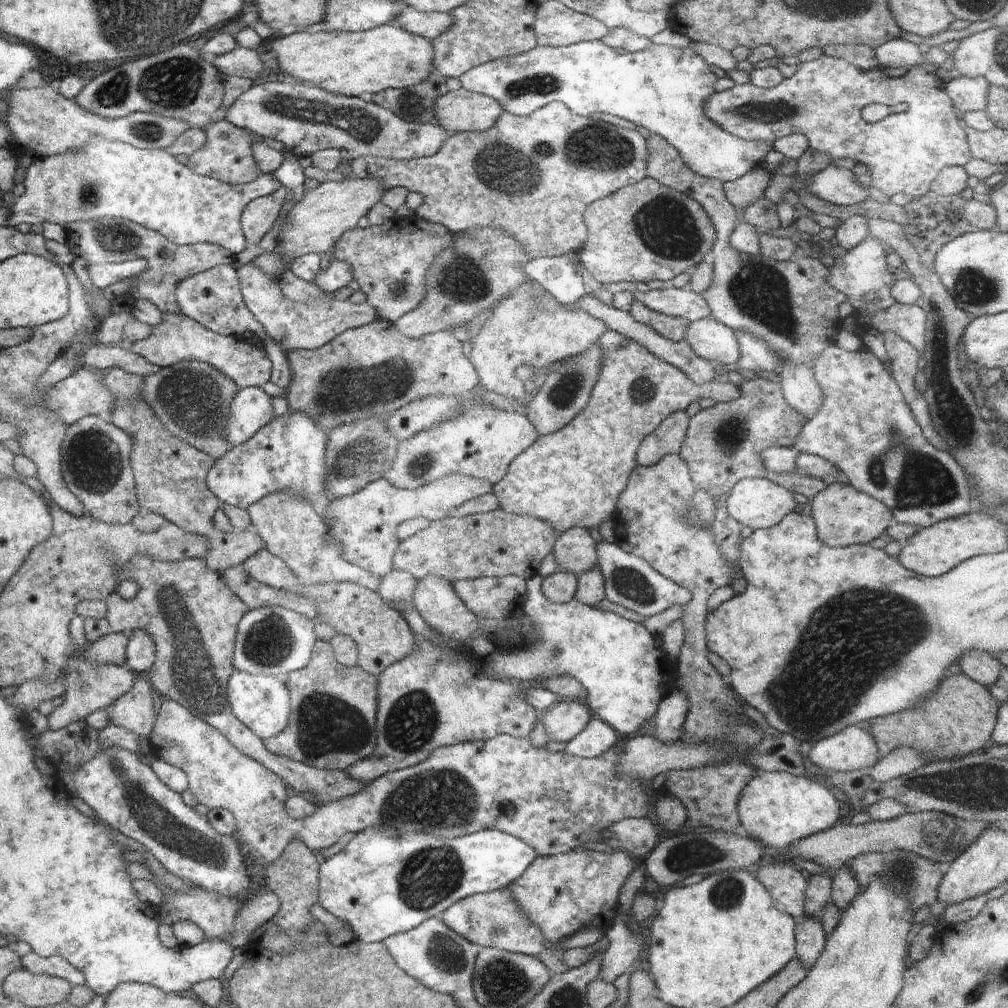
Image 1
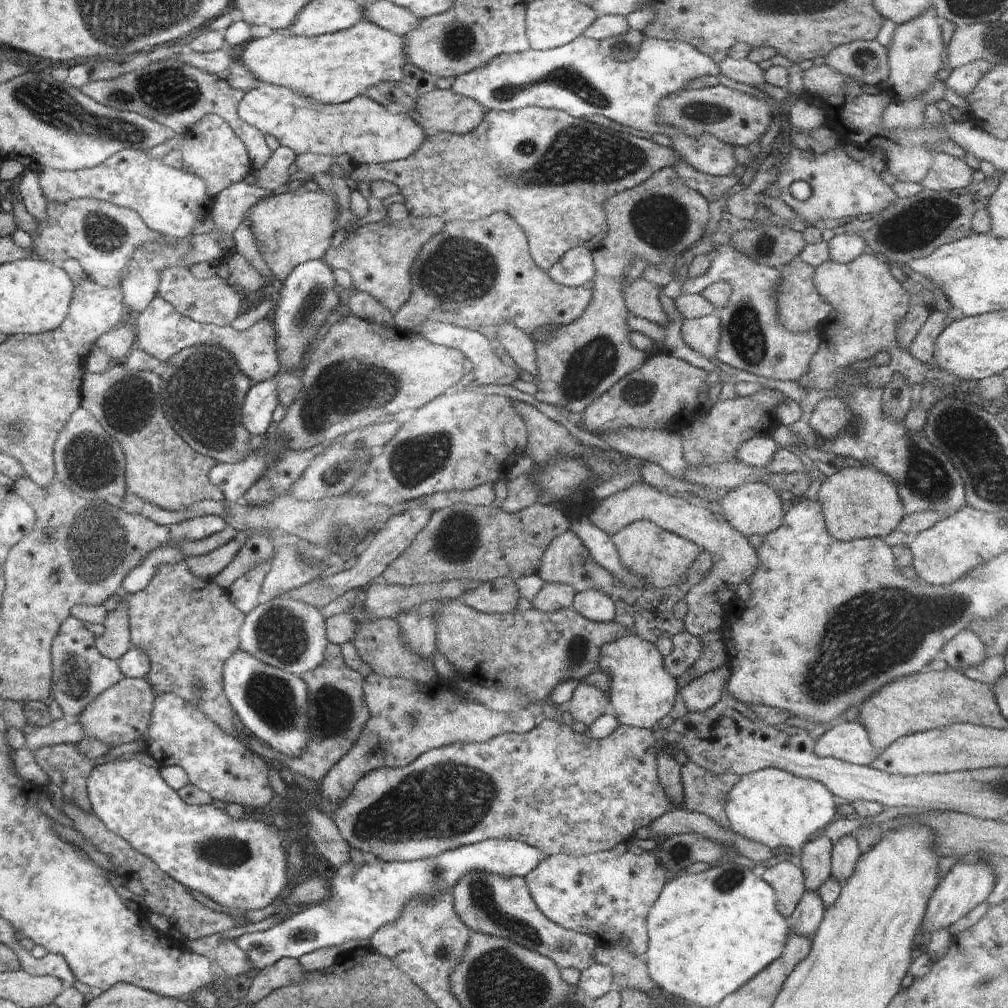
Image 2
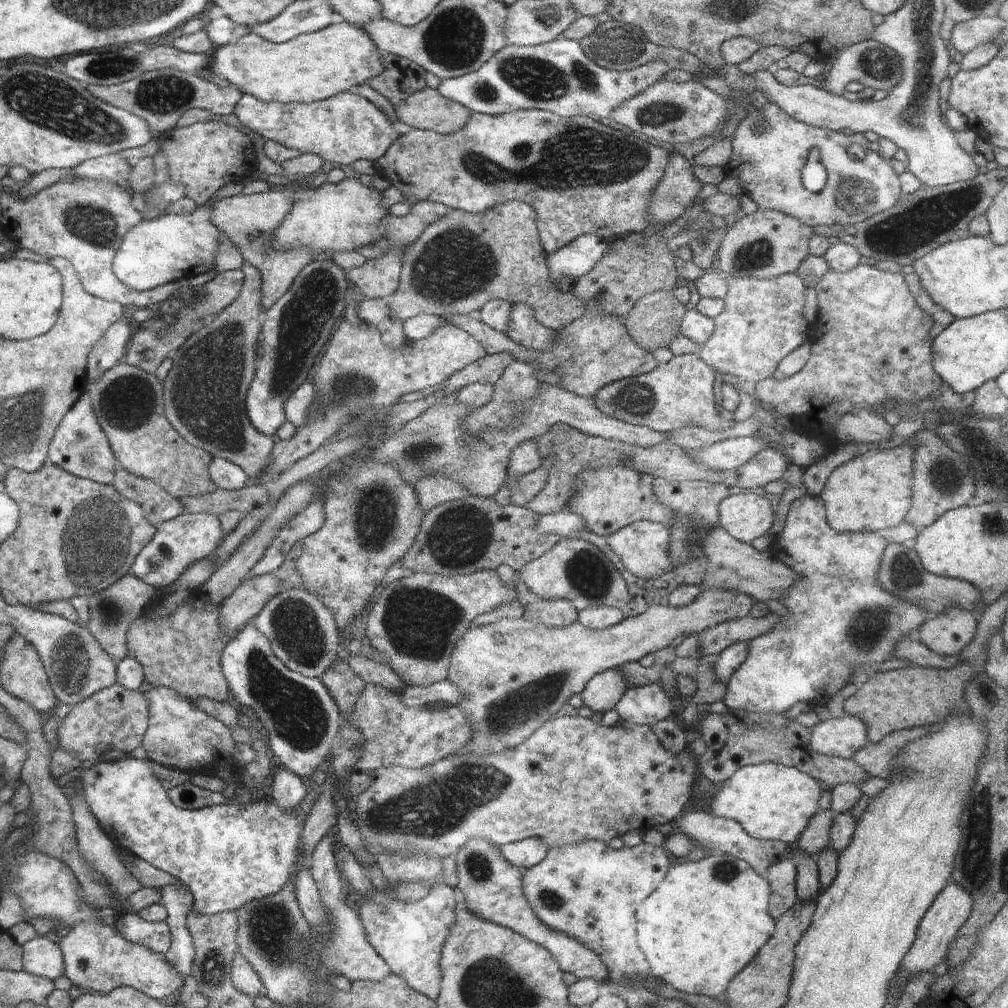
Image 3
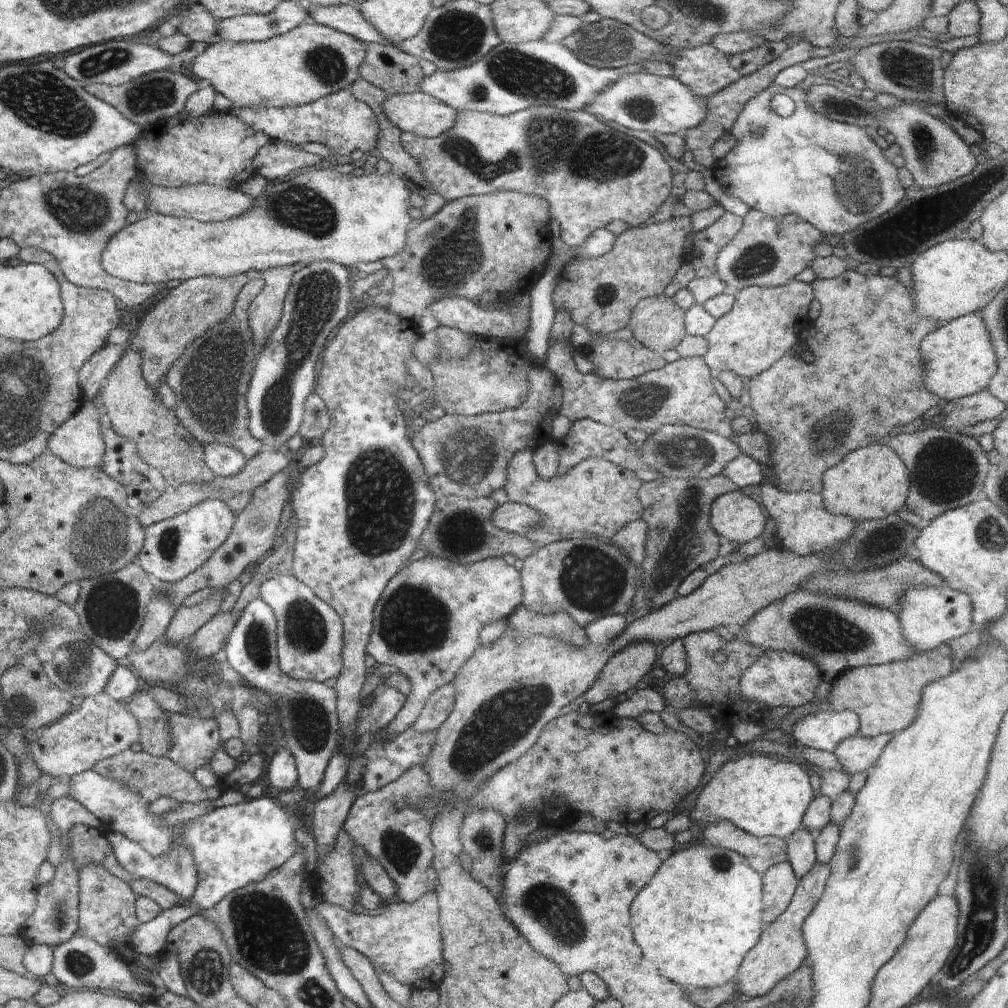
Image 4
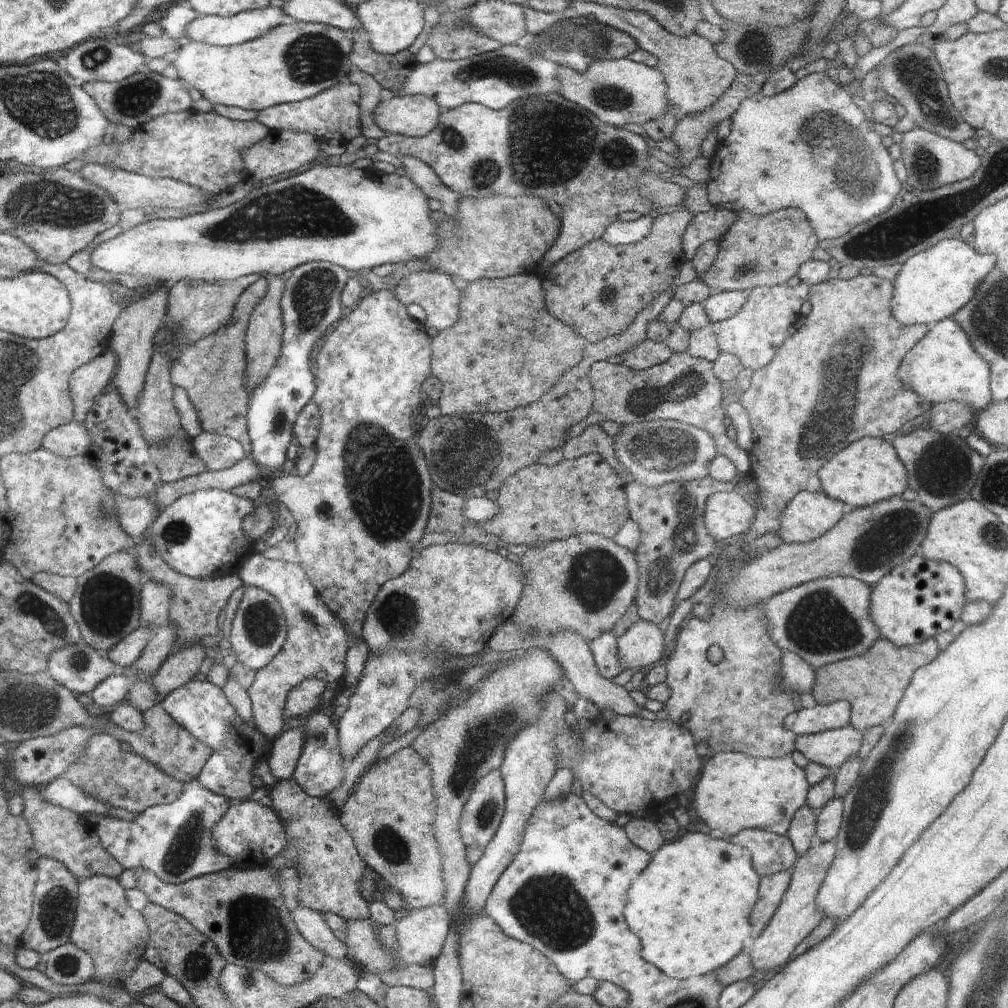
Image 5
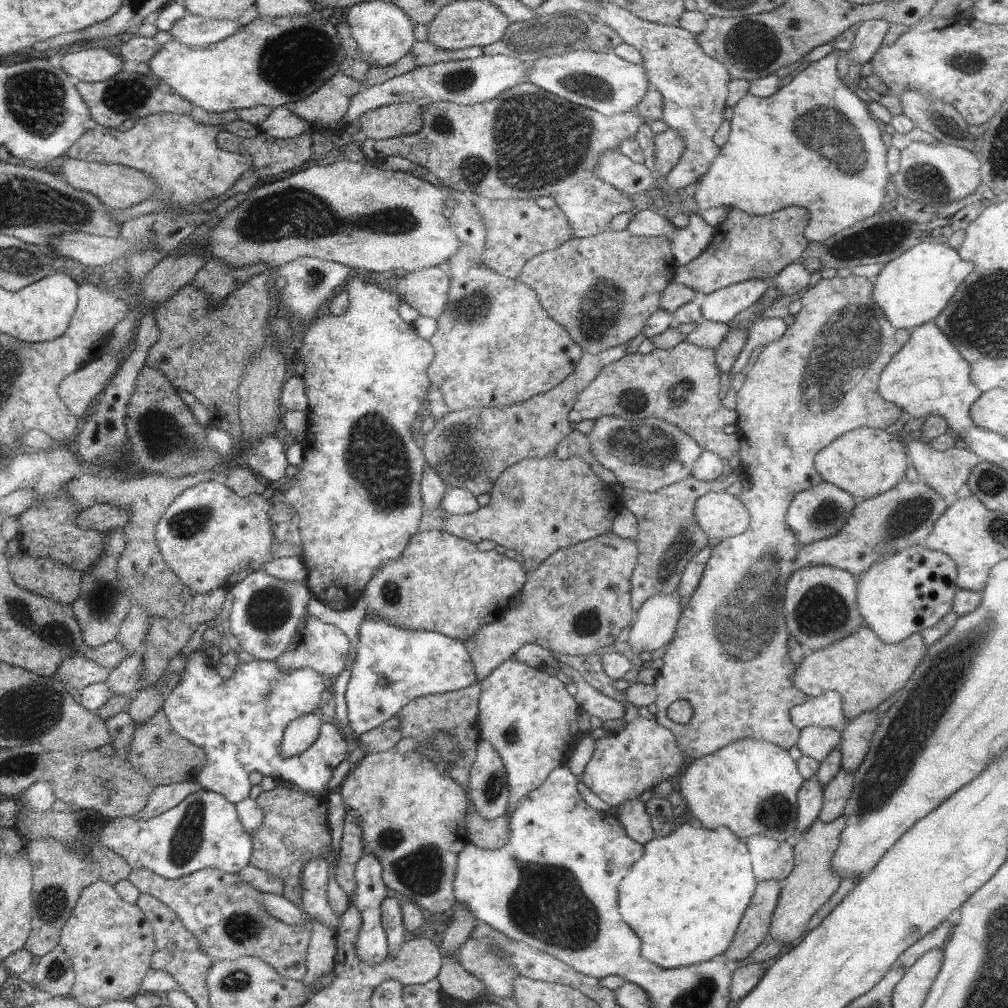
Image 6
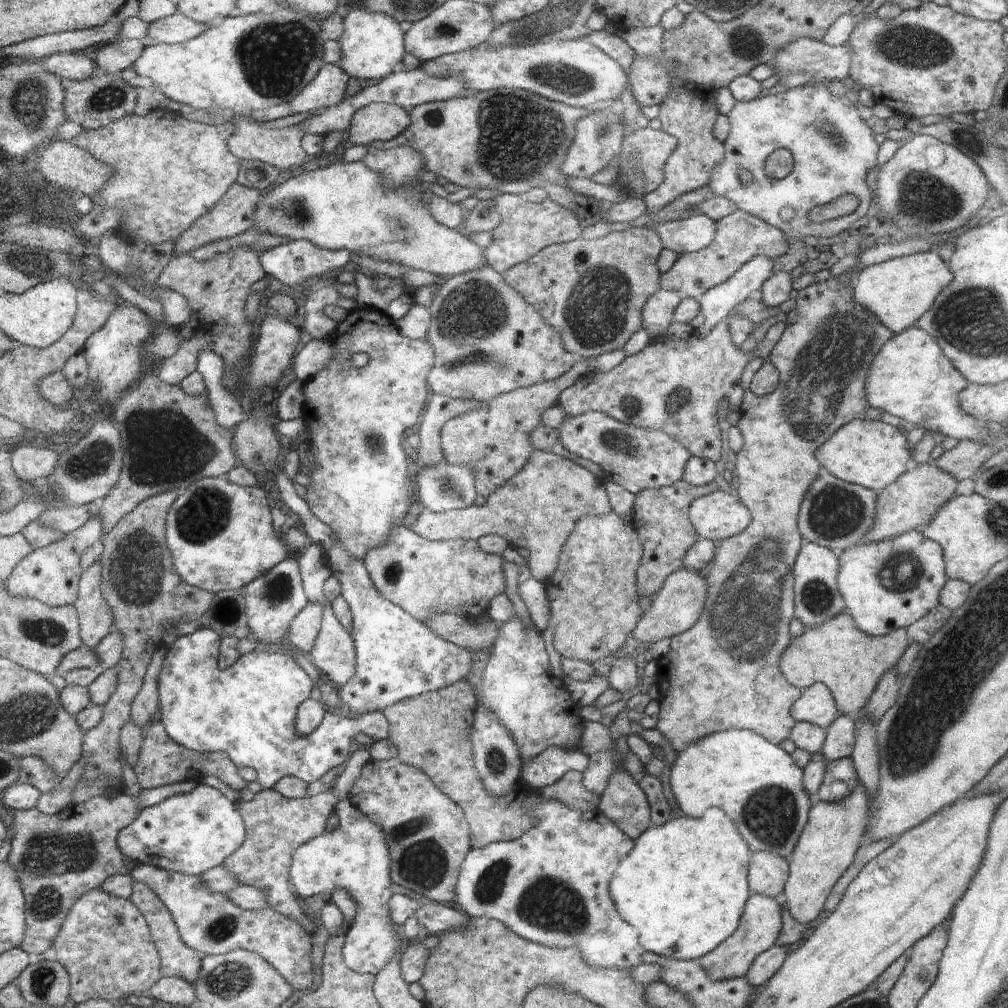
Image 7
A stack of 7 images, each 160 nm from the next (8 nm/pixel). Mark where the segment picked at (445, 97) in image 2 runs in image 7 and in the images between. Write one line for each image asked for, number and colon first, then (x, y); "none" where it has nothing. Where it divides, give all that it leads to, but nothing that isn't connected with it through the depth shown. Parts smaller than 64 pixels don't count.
3: (428, 110)
4: (424, 115)
5: (415, 116)
6: (393, 120)
7: (378, 121)

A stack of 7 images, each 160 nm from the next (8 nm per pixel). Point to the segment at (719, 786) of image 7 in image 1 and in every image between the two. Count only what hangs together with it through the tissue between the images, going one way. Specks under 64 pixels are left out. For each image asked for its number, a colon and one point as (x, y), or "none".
1: (777, 808)
2: (774, 807)
3: (772, 802)
4: (764, 794)
5: (734, 792)
6: (751, 786)

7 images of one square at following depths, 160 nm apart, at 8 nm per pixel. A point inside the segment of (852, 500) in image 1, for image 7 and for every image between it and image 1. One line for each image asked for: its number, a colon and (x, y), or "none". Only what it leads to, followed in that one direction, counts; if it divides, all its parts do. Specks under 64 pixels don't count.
2: (859, 502)
3: (873, 492)
4: (871, 482)
5: (868, 470)
6: (864, 462)
7: (870, 453)

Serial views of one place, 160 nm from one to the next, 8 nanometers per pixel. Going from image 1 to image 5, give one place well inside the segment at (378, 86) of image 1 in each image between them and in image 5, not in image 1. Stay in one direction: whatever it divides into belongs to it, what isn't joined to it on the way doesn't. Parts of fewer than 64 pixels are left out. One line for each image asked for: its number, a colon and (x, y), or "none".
2: (332, 68)
3: (317, 66)
4: (311, 61)
5: (292, 62)

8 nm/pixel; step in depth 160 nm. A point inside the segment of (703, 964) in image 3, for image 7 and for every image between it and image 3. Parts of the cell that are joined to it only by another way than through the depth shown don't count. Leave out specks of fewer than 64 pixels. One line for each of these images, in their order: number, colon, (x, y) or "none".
4: (696, 919)
5: (690, 907)
6: (685, 899)
7: (650, 888)

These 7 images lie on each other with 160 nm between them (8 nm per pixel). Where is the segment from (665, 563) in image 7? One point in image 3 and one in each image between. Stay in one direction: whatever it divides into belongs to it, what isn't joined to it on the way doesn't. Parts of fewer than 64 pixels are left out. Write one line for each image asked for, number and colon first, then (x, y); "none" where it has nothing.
3: (696, 503)
4: (680, 539)
5: (670, 517)
6: (668, 536)

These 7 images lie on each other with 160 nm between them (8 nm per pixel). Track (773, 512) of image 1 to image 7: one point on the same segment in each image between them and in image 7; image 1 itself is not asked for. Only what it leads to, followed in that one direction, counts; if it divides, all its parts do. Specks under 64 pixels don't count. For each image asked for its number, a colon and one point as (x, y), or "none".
2: (753, 508)
3: (749, 515)
4: (734, 515)
5: (727, 513)
6: (721, 515)
7: (717, 516)

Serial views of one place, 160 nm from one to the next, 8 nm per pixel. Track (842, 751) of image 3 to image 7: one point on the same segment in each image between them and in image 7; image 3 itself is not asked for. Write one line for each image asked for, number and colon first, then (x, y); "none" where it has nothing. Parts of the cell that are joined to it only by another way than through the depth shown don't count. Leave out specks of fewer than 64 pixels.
4: (823, 730)
5: (818, 718)
6: (826, 710)
7: (816, 705)

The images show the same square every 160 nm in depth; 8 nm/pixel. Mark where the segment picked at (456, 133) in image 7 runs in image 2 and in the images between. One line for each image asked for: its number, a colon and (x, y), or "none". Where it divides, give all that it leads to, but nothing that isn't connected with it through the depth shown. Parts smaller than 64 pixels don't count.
2: (552, 173)
3: (604, 192)
4: (590, 174)
5: (477, 152)
6: (525, 142)

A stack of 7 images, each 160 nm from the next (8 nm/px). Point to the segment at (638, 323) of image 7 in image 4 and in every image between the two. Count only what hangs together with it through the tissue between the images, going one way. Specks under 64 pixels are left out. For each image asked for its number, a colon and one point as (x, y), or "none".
4: (600, 293)
5: (598, 289)
6: (602, 289)

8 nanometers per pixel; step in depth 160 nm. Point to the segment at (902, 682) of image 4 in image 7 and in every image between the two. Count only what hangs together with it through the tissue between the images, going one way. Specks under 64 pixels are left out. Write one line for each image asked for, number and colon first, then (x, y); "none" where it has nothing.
5: (873, 683)
6: (865, 671)
7: (849, 662)

